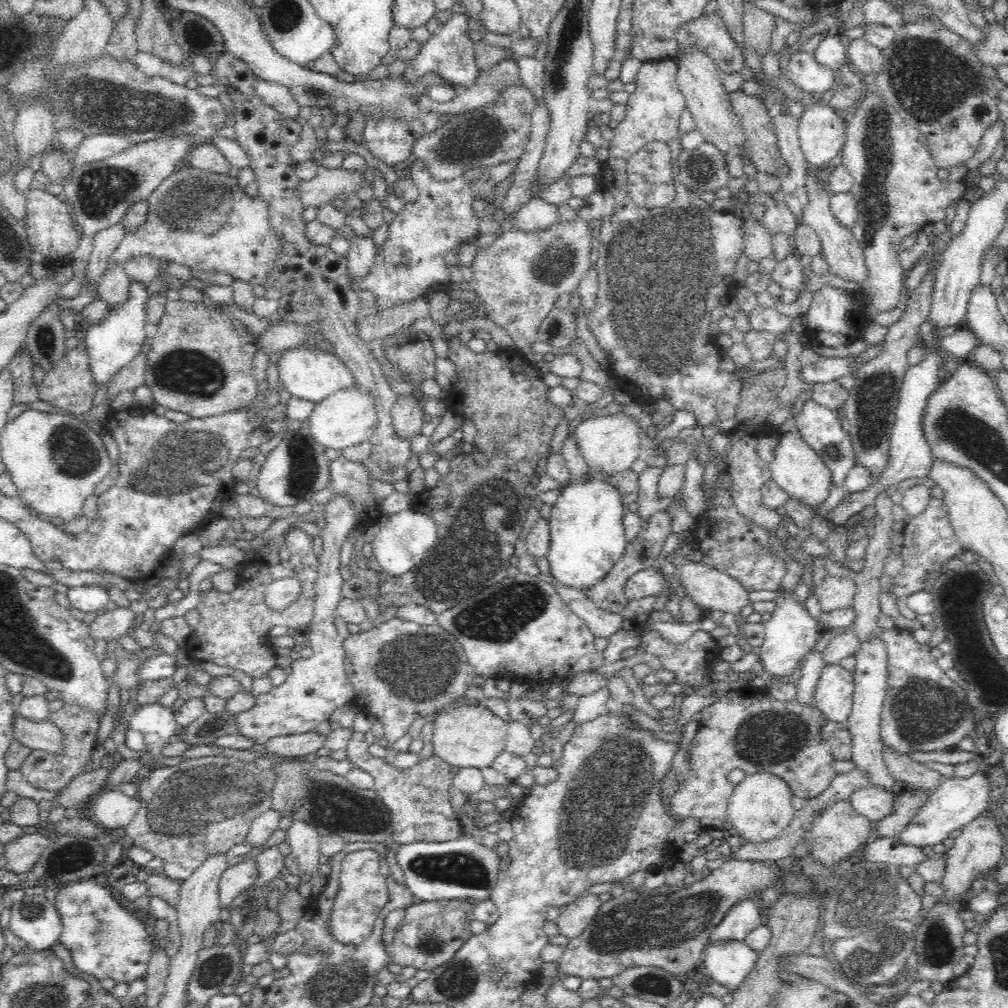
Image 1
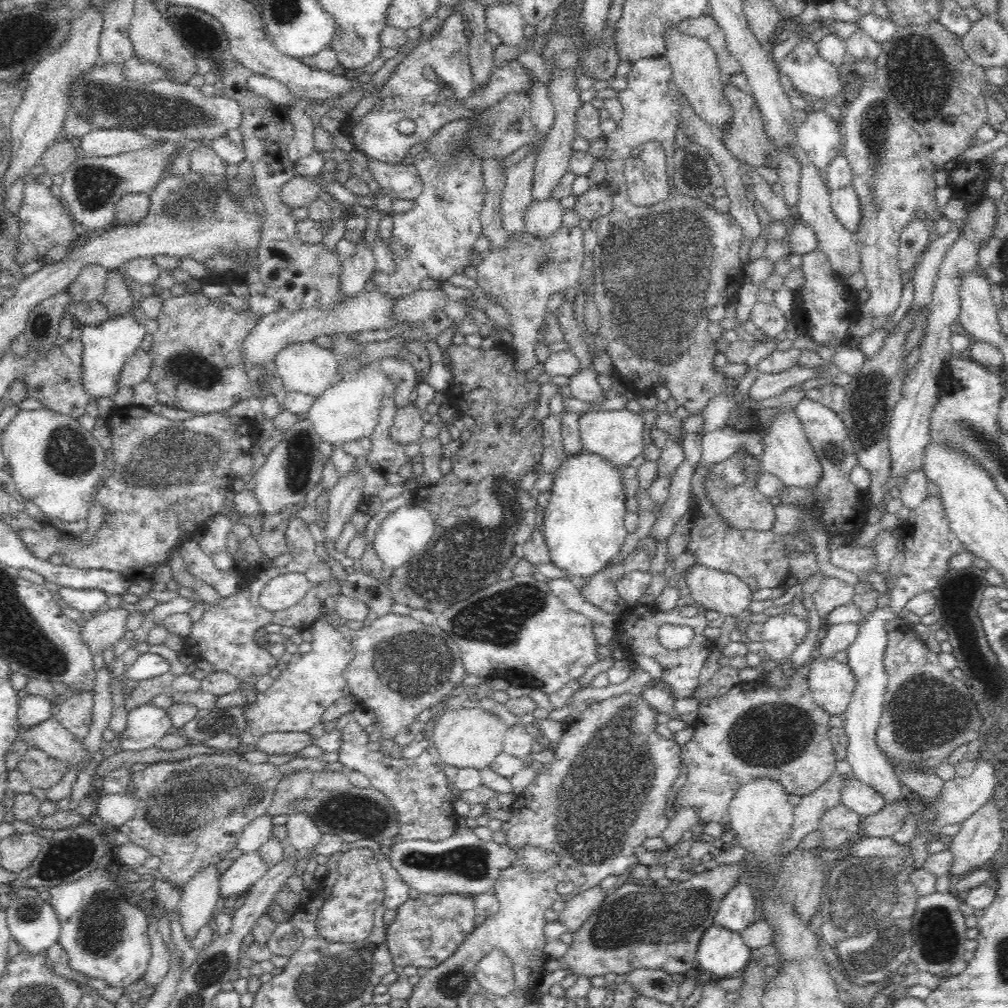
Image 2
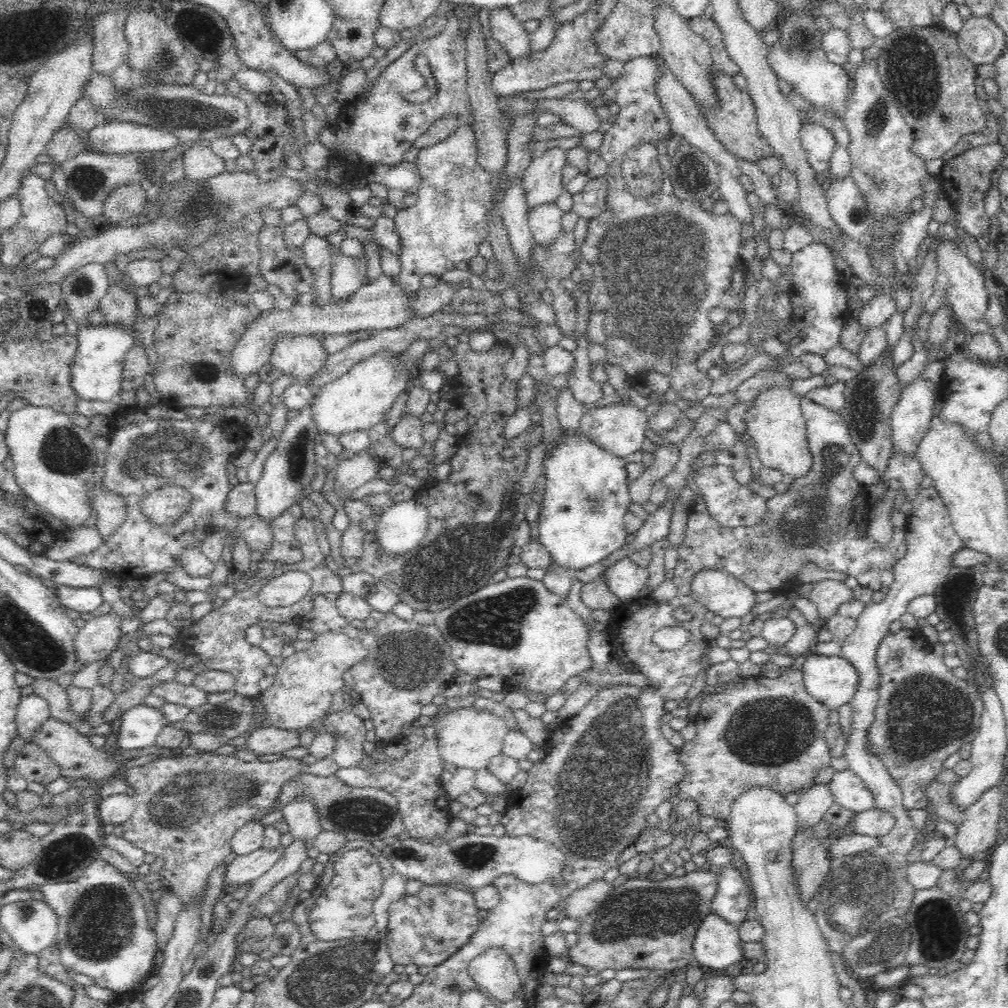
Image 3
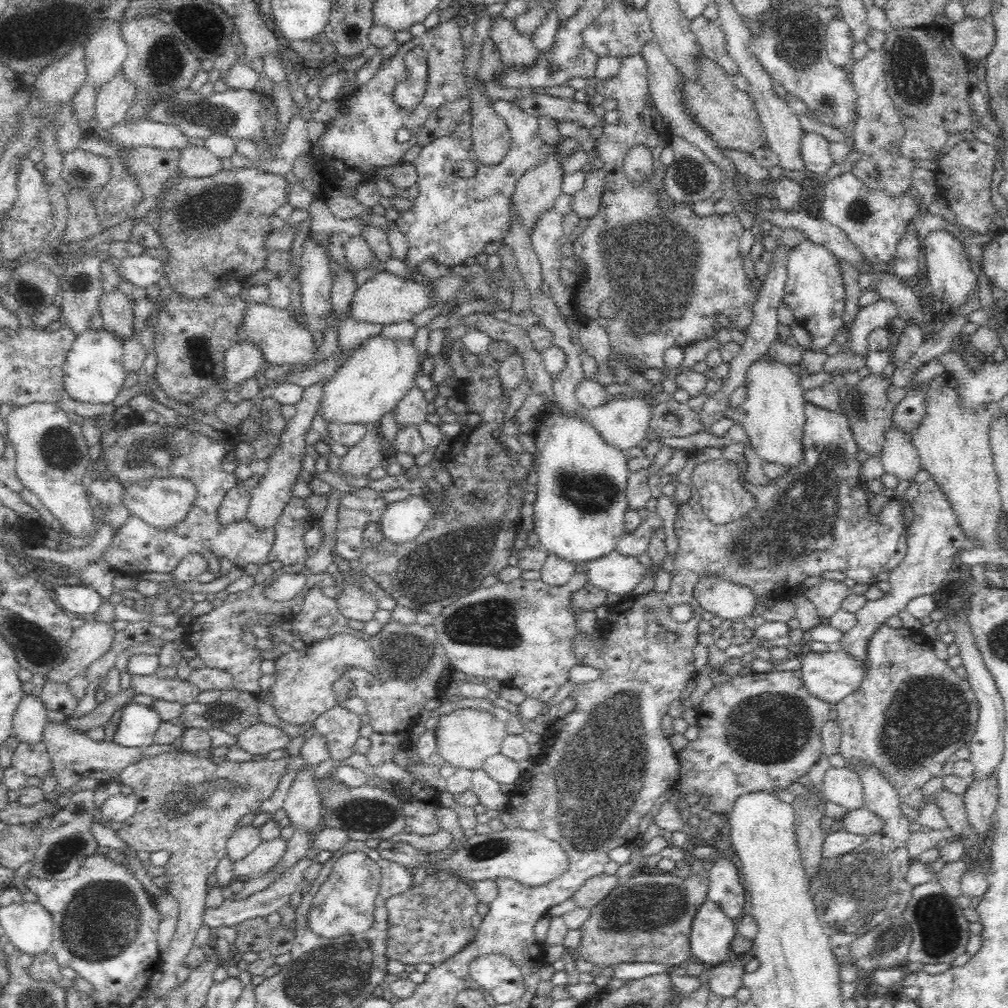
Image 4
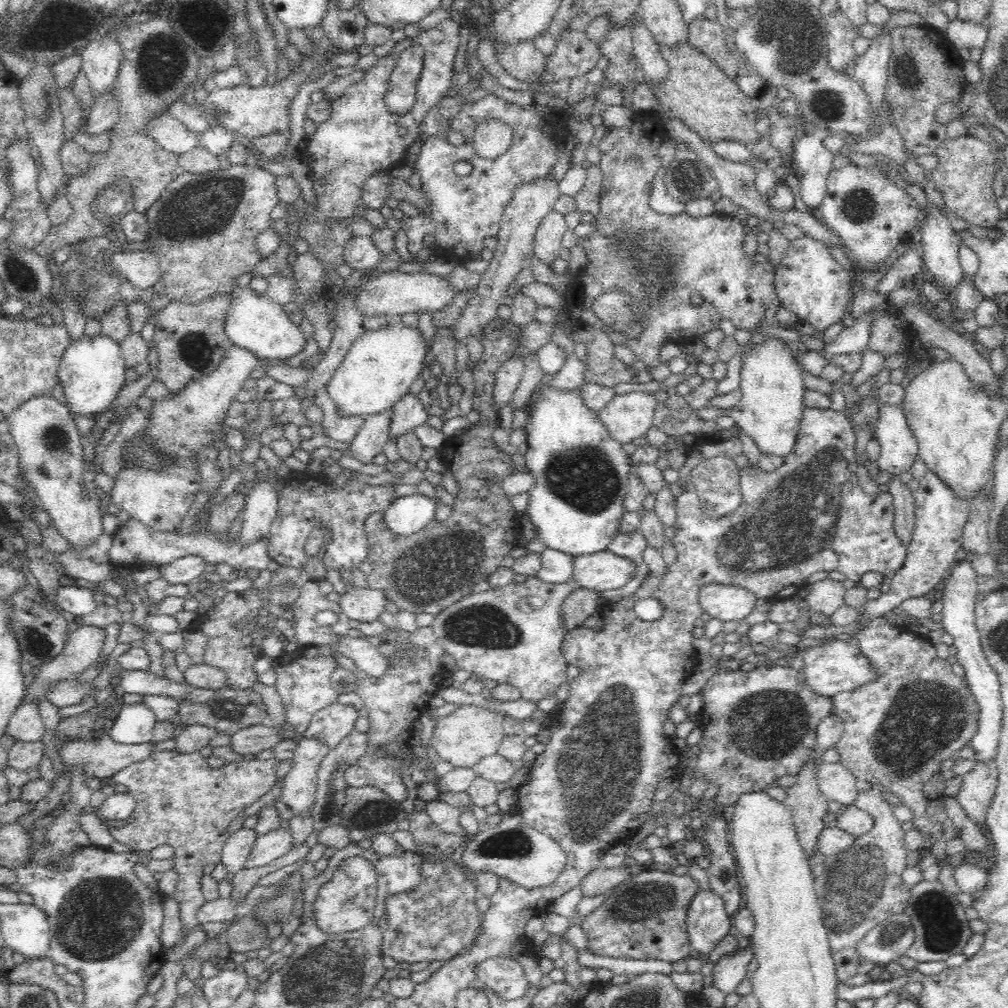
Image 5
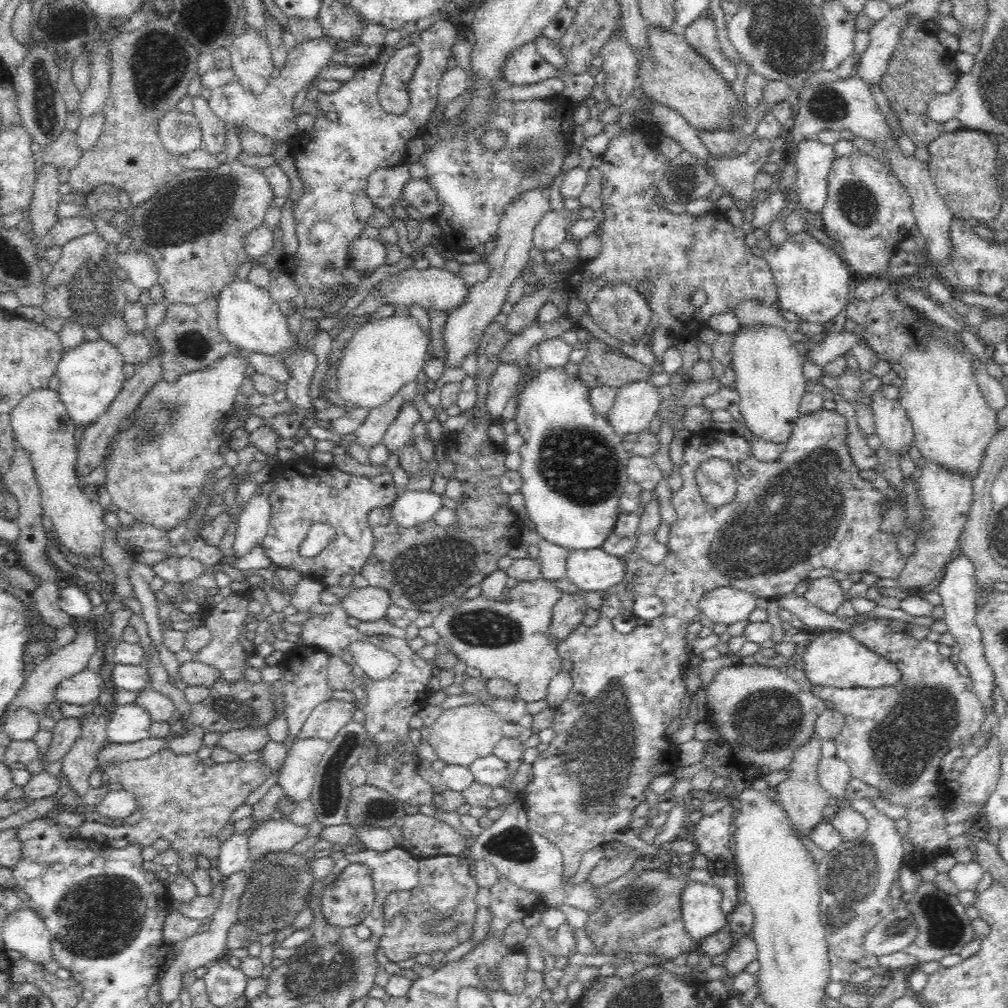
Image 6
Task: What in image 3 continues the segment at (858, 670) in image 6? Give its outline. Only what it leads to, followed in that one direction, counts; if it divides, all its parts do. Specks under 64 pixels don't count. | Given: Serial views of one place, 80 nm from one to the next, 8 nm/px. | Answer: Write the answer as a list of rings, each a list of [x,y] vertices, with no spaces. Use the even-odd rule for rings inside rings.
[[[813,651],[799,661],[798,666],[810,697],[826,705],[830,711],[837,711],[851,702],[859,677],[850,661]]]

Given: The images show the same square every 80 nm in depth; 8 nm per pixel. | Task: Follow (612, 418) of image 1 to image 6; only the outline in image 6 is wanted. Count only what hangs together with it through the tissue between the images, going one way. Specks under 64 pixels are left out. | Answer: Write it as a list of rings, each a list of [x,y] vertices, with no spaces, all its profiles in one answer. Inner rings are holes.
[[[649,381],[629,382],[618,389],[612,408],[604,416],[622,439],[628,434],[648,430],[652,419],[657,416],[660,402],[657,388]]]

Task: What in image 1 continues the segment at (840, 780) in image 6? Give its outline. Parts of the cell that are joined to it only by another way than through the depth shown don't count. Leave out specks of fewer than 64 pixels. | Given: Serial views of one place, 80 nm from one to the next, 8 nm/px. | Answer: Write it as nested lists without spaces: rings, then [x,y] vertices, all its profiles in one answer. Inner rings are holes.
[[[872,786],[854,791],[849,799],[858,815],[878,823],[880,820],[892,819],[896,798],[892,791]]]

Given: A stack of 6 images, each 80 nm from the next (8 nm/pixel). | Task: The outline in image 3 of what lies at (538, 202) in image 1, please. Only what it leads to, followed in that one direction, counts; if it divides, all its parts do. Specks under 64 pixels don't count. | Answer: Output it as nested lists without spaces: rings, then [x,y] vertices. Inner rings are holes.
[[[556,202],[534,207],[528,213],[528,224],[533,242],[550,244],[560,234],[563,212]]]

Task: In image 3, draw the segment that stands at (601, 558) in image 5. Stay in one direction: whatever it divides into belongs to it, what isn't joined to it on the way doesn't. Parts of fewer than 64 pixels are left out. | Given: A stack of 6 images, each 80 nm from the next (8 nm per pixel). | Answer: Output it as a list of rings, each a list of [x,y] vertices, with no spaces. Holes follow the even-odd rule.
[[[630,558],[620,560],[603,573],[615,598],[624,605],[640,599],[641,590],[647,586],[649,573],[647,568],[635,566]]]

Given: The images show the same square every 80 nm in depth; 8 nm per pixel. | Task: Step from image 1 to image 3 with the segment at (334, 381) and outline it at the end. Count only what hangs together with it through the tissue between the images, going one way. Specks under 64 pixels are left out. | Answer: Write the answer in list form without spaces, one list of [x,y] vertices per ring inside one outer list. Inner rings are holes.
[[[286,336],[274,349],[271,363],[277,368],[278,376],[292,376],[298,384],[307,387],[321,375],[329,355],[315,337]]]

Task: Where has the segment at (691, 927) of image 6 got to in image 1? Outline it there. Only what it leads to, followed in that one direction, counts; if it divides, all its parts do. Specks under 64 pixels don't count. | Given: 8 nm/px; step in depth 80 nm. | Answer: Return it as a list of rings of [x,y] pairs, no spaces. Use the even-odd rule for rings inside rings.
[[[722,941],[705,946],[703,962],[712,982],[720,984],[733,996],[755,969],[759,953],[742,941]]]

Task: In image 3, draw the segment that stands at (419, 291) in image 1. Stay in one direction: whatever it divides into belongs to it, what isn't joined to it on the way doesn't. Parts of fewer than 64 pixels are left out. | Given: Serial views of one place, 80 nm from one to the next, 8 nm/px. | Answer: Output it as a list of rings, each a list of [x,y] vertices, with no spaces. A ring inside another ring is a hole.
[[[463,124],[442,142],[435,146],[420,149],[413,161],[421,176],[418,201],[408,210],[401,210],[394,217],[394,228],[400,240],[400,272],[392,277],[392,281],[406,294],[414,294],[421,286],[421,280],[426,274],[441,278],[446,272],[456,268],[467,267],[467,264],[478,254],[478,244],[487,240],[486,213],[493,206],[493,191],[497,184],[496,177],[488,175],[478,164],[476,158],[476,143],[473,130],[469,124]]]

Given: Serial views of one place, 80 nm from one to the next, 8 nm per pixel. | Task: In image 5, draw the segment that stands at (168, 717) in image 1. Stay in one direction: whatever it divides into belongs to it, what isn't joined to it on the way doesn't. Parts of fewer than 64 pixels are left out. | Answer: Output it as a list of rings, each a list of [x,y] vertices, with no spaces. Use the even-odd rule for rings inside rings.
[[[125,703],[109,735],[120,744],[152,743],[156,715],[144,703]]]

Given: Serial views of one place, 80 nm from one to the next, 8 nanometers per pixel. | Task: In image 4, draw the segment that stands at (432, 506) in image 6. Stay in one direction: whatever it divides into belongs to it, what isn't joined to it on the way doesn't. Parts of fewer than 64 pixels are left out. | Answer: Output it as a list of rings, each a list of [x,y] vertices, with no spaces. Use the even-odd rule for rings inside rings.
[[[409,495],[403,500],[387,505],[379,526],[387,542],[393,546],[412,545],[427,528],[432,516],[428,501]]]

